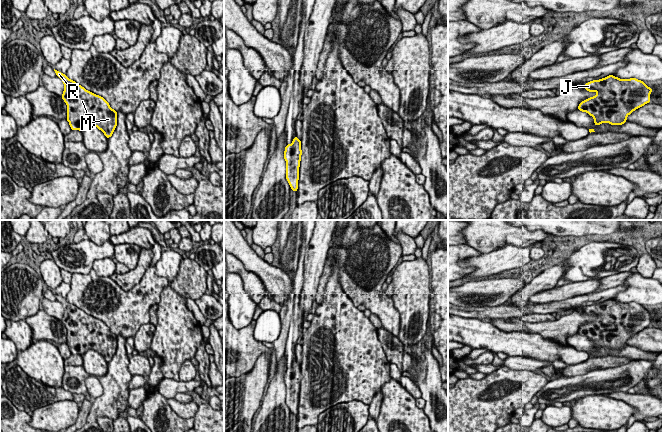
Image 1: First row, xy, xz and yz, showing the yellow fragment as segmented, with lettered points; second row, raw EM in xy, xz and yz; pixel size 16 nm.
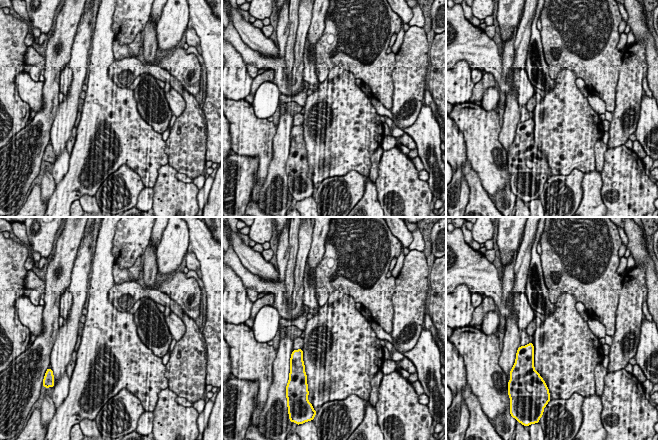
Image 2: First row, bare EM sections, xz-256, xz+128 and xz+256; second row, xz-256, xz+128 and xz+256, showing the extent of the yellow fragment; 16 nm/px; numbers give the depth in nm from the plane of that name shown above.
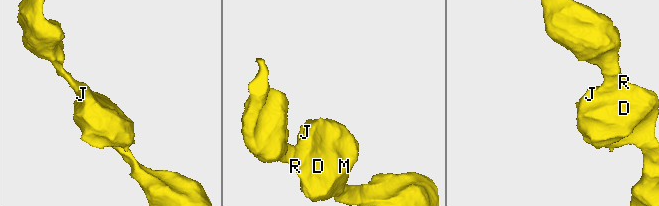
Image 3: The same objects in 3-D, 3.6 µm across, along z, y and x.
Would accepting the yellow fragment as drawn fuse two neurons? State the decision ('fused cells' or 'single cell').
single cell

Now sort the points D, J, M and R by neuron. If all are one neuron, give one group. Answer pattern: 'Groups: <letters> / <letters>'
Groups: D J M R

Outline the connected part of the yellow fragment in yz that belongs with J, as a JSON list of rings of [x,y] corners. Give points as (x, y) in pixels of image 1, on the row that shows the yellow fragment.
[[[614,75],[587,82],[584,89],[596,91],[597,94],[580,102],[577,109],[592,116],[596,126],[626,123],[628,115],[651,102],[650,94],[653,91],[641,80],[620,79]]]

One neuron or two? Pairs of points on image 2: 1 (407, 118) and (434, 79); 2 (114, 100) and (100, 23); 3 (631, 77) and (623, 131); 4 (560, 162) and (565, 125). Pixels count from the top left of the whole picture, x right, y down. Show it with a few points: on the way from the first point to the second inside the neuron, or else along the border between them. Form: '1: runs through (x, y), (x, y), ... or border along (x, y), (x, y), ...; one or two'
1: border along (429, 66), (426, 81); two
2: runs through (101, 81), (101, 42); one
3: runs through (629, 90), (625, 118); one
4: runs through (563, 153), (565, 149), (565, 134); one

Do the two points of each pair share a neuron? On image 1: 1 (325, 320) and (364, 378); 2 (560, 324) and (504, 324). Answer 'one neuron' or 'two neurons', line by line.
1: one neuron
2: one neuron

